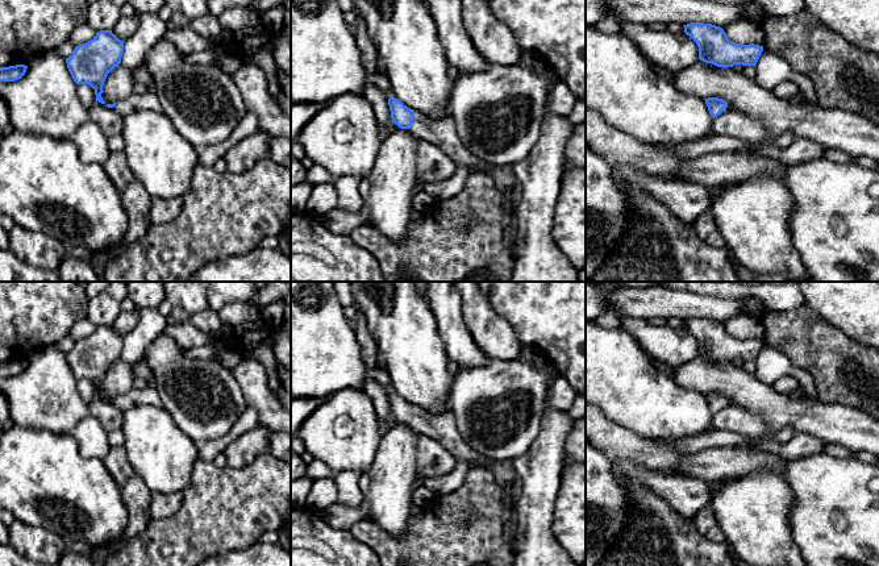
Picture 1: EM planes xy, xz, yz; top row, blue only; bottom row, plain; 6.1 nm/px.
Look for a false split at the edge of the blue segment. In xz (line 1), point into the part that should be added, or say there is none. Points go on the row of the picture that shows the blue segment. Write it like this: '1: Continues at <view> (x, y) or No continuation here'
1: Continues at xz (442, 133)

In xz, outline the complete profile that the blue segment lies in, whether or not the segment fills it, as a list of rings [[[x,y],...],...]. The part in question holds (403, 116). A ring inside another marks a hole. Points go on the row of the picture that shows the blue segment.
[[[389,96],[388,105],[392,121],[401,129],[409,129],[417,138],[422,138],[446,153],[455,163],[479,166],[482,159],[471,154],[457,133],[451,118],[432,121],[417,111]]]

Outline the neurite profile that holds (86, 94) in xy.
[[[78,84],[76,93],[78,99],[86,108],[89,108],[96,103],[95,90],[88,84]]]

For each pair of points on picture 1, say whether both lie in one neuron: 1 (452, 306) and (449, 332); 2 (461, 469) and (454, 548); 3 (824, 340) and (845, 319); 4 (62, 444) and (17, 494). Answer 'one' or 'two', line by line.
1: one
2: two
3: two
4: one

